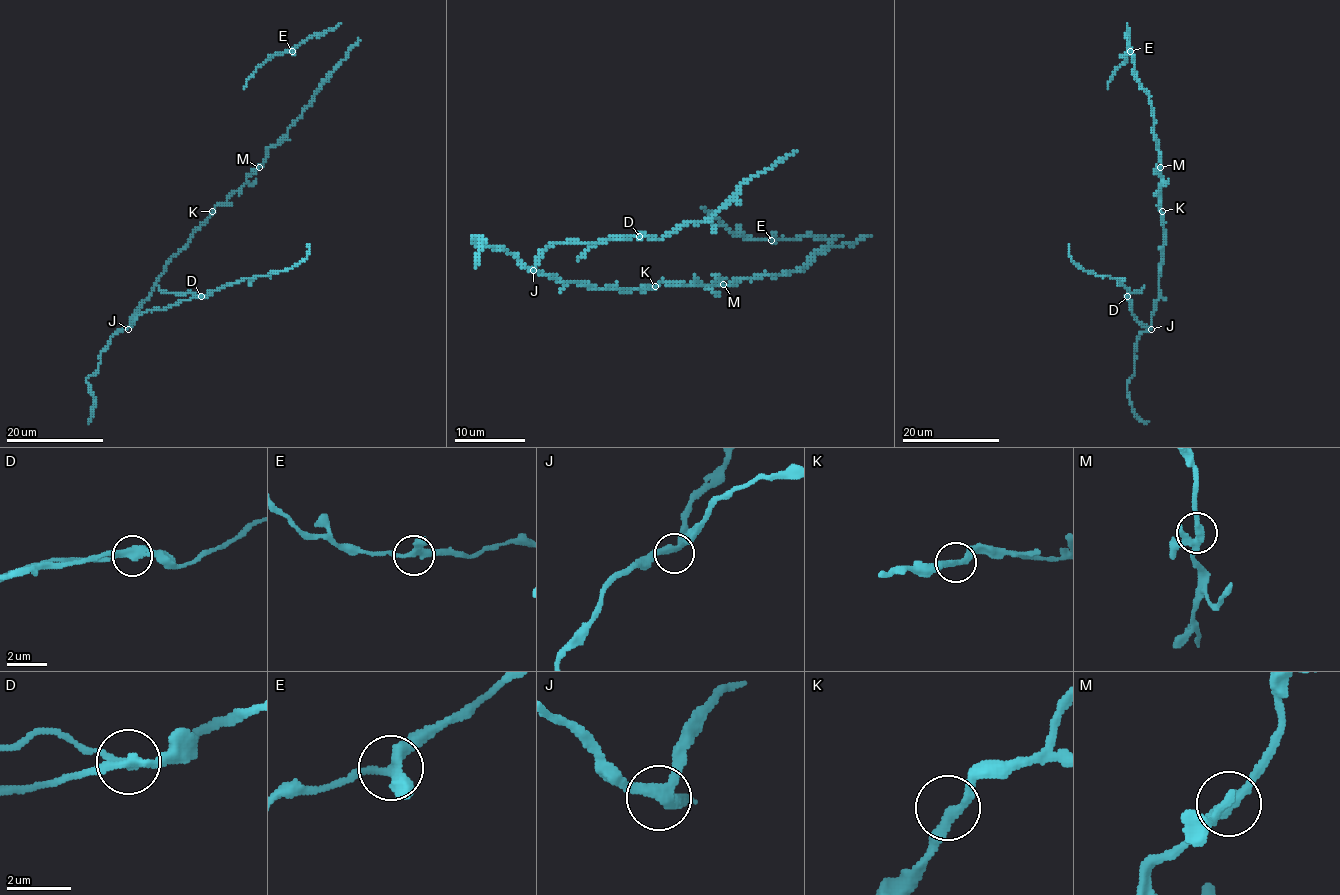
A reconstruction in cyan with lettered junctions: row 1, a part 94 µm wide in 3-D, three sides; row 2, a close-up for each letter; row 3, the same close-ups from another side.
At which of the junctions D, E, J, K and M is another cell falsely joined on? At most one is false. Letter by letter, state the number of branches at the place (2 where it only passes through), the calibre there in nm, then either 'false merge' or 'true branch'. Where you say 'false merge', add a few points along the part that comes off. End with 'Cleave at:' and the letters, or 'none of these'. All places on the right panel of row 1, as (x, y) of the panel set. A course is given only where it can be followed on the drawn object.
D: branches 3; calibre 260 nm; false merge; course (1128, 296), (1128, 292), (1129, 295), (1140, 291), (1143, 285)
E: branches 3; calibre 320 nm; true branch
J: branches 3; calibre 280 nm; true branch
K: branches 2; calibre 280 nm; true branch
M: branches 4; calibre 260 nm; true branch
Cleave at: D

